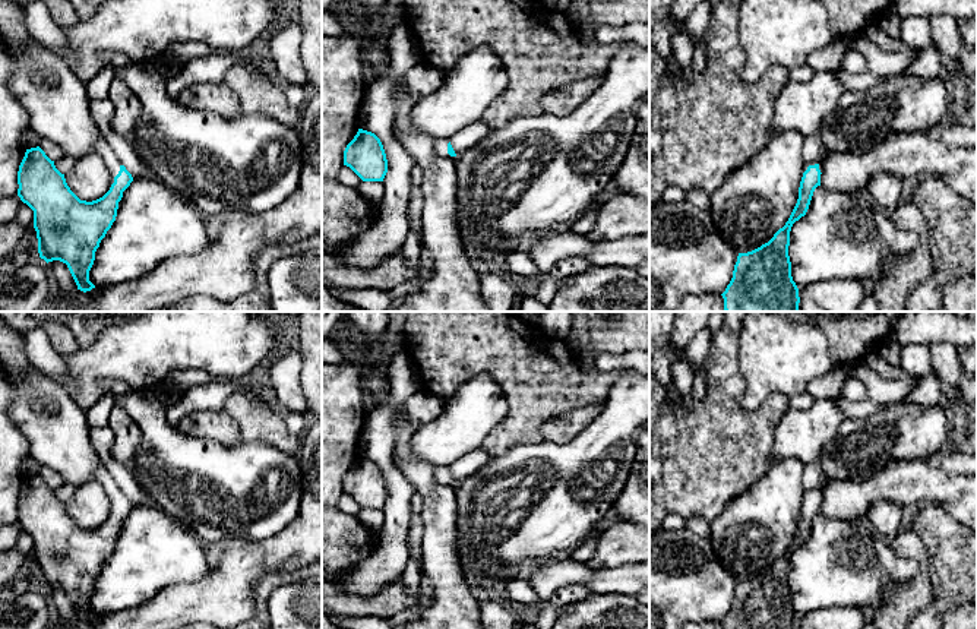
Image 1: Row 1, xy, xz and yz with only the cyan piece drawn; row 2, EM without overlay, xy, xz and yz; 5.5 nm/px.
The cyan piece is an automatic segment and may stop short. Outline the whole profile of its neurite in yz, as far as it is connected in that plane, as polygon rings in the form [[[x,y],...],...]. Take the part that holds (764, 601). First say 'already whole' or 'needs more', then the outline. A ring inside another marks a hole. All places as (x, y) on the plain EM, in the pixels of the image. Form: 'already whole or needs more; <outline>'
needs more; [[[821,481],[816,489],[804,493],[799,527],[785,553],[761,575],[739,581],[733,606],[721,622],[724,629],[800,629],[791,604],[790,559],[806,543],[813,519],[821,513],[823,486]]]

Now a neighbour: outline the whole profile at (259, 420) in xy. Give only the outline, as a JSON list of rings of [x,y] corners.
[[[237,392],[225,398],[222,410],[237,423],[243,442],[265,442],[287,455],[298,455],[301,437],[288,432],[284,411],[275,402]]]

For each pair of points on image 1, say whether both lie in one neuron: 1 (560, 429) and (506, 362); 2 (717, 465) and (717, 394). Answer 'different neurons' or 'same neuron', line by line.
1: different neurons
2: same neuron

